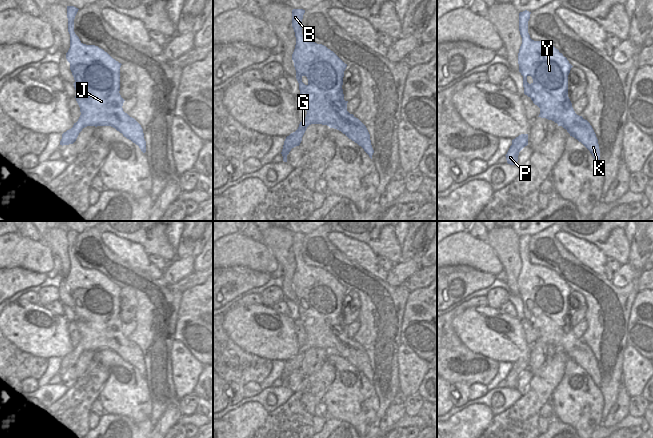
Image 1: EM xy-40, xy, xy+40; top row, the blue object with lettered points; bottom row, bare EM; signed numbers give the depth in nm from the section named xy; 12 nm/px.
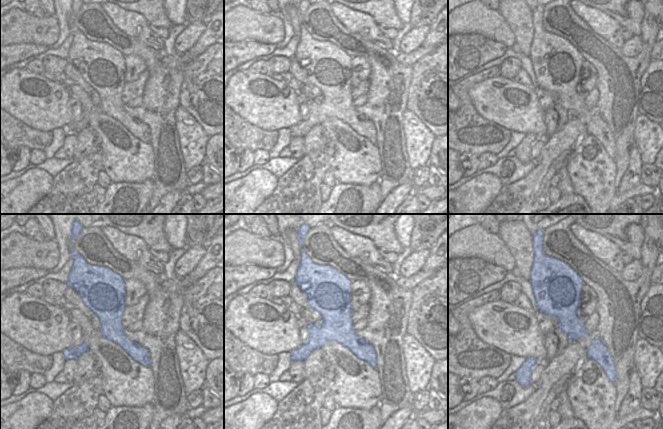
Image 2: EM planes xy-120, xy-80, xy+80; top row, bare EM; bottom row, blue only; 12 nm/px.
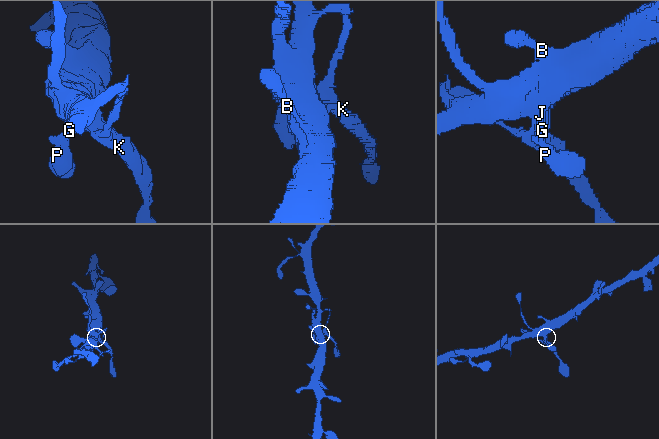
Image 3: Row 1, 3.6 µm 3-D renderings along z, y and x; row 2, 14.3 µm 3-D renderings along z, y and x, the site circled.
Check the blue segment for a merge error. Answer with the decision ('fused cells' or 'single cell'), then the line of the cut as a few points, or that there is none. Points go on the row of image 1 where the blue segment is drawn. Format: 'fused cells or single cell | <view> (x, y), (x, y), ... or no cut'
fused cells | xy (360, 122), (341, 121), (327, 125)

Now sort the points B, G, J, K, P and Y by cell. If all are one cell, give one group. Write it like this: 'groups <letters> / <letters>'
groups B G J P Y / K

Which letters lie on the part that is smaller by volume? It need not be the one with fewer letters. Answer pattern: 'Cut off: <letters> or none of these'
Cut off: K

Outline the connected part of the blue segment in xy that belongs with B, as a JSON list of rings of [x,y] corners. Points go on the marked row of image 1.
[[[303,9],[292,10],[292,27],[296,37],[292,60],[307,114],[298,129],[284,141],[281,152],[284,162],[287,162],[291,149],[300,145],[309,125],[350,121],[360,123],[358,118],[347,111],[348,101],[344,100],[342,85],[347,64],[326,46],[309,42],[303,37],[304,13]]]

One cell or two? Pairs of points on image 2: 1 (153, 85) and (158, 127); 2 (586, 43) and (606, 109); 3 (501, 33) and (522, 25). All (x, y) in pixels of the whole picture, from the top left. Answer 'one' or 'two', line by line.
1: one
2: one
3: two

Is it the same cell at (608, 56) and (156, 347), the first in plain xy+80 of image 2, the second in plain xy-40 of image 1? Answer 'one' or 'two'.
one

